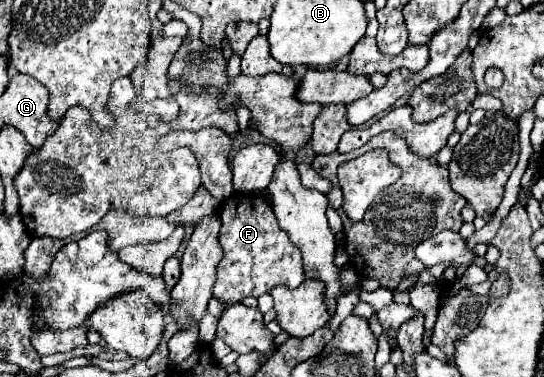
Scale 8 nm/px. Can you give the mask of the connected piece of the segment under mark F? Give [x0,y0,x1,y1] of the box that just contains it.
[213,194,305,304]

